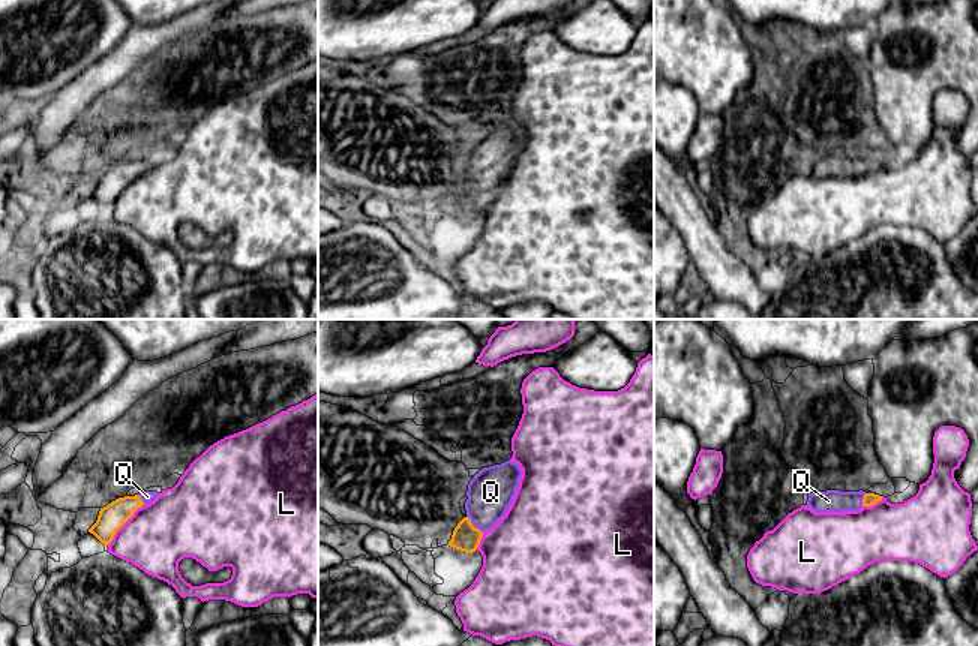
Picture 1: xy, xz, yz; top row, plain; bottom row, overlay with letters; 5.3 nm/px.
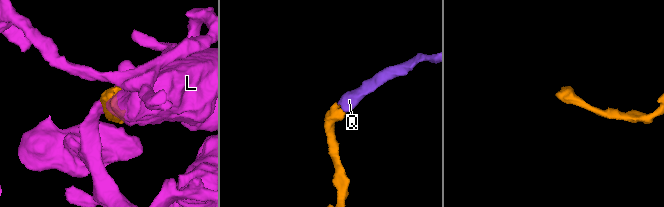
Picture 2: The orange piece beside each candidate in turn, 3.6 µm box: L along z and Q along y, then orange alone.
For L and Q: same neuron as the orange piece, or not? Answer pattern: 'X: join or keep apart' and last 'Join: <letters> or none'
L: keep apart
Q: join
Join: Q

